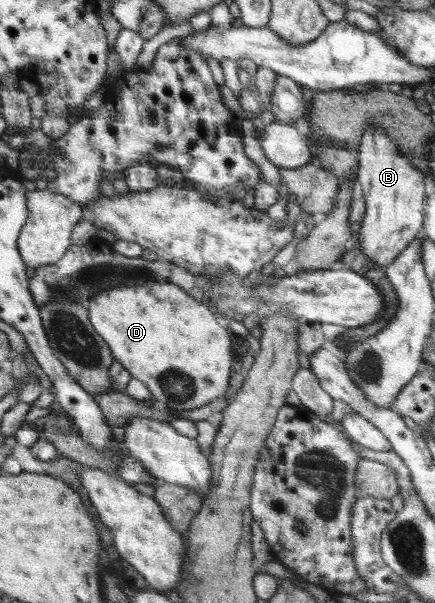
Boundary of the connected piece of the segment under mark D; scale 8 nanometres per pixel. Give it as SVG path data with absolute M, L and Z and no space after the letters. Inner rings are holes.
M146 282L129 288L102 290L86 302L88 317L97 334L109 345L113 361L141 380L150 390L151 398L161 408L170 408L180 414L201 408L223 397L231 374L232 336L221 328L209 307L189 295L178 285L168 282Z

